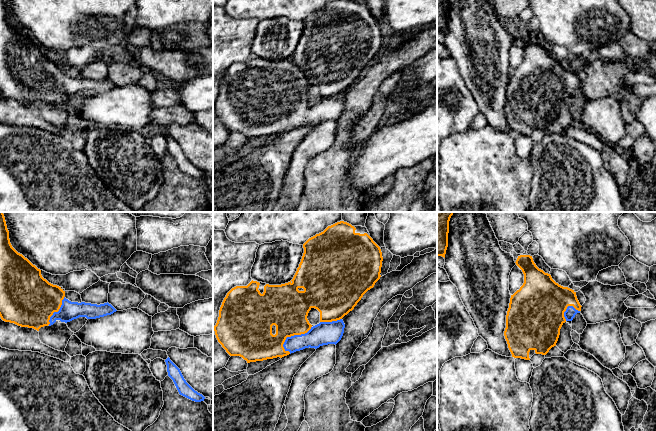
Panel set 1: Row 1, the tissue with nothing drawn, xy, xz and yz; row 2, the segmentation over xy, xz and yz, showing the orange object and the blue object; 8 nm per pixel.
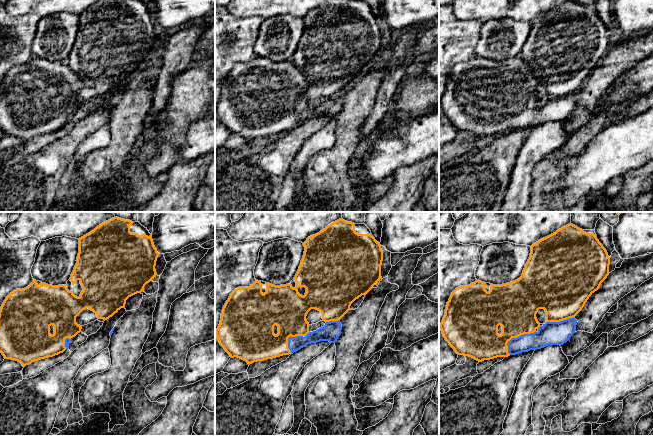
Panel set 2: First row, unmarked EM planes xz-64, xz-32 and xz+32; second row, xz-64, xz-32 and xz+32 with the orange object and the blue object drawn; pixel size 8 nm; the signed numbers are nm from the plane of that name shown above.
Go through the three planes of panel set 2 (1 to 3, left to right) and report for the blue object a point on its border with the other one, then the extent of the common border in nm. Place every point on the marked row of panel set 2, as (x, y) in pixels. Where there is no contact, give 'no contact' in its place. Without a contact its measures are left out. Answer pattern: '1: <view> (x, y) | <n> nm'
1: xz-64 (64, 342) | 100 nm
2: xz-32 (288, 337) | 170 nm
3: xz+32 (516, 337) | 280 nm

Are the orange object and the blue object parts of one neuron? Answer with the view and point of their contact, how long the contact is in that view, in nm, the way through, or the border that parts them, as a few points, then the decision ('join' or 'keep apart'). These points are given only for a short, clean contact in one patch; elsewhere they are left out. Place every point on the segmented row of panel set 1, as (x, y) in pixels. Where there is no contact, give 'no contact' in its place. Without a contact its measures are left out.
contact xz (293, 335); length 300 nm; join

